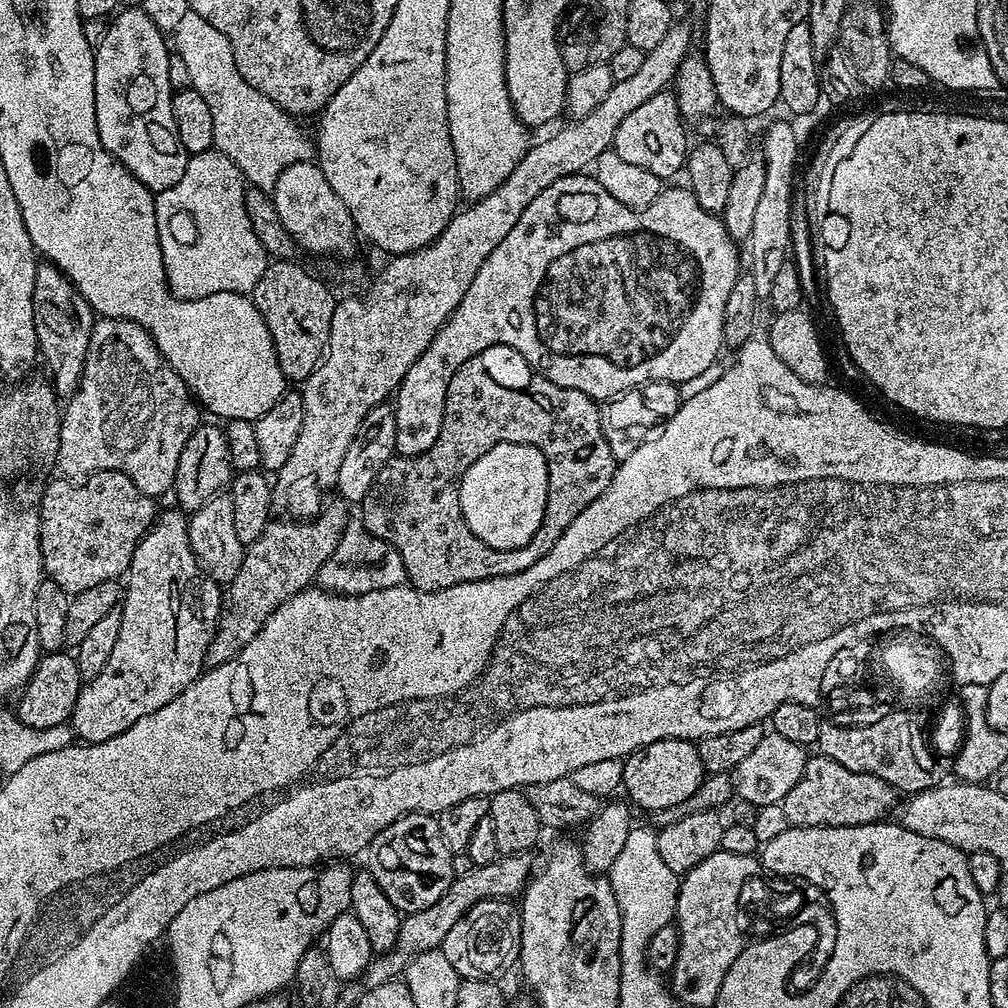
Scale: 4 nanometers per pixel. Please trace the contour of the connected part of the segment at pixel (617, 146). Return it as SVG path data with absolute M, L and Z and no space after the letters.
M671 91L659 92L654 98L642 102L638 110L633 110L627 118L622 118L622 126L618 126L618 134L614 138L612 148L633 166L642 166L642 170L650 170L650 174L661 178L672 176L683 169L690 151L690 143L684 137L685 121L676 104L676 97Z

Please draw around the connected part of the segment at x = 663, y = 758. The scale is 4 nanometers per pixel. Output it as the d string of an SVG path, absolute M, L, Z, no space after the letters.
M659 740L642 746L637 752L623 757L623 791L637 809L645 808L648 814L666 810L686 802L698 790L705 778L702 758L698 758L698 747L690 740Z

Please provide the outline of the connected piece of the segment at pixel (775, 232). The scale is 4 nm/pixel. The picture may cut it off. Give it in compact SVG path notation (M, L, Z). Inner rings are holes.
M778 120L774 123L772 123L765 136L764 140L762 142L762 154L764 157L762 157L762 163L764 166L764 173L766 174L765 179L765 185L763 186L761 199L758 202L757 205L757 212L754 213L754 221L753 221L753 229L751 231L751 234L748 239L748 246L750 246L750 274L754 278L754 288L755 288L755 294L758 298L763 297L768 291L770 291L771 287L774 284L775 275L778 274L779 267L782 266L783 262L787 260L789 257L790 251L791 251L791 230L790 230L790 218L791 218L791 210L793 208L793 201L794 201L794 194L792 194L793 188L796 188L796 182L794 186L794 174L796 172L796 164L798 162L798 138L796 136L795 130L784 120Z

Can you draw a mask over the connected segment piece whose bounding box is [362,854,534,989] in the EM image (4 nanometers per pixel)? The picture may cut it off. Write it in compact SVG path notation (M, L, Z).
M527 855L496 857L494 862L486 866L476 866L462 878L454 878L450 886L446 886L446 894L438 898L431 906L426 906L426 910L409 912L401 919L398 938L391 952L381 952L372 961L372 965L364 971L362 984L365 989L374 986L382 986L382 982L390 982L397 979L403 973L405 966L418 954L429 952L434 948L443 945L446 934L458 923L458 918L462 918L478 902L483 900L507 900L519 897L524 888L528 885L530 877L534 872L534 864L528 861Z

